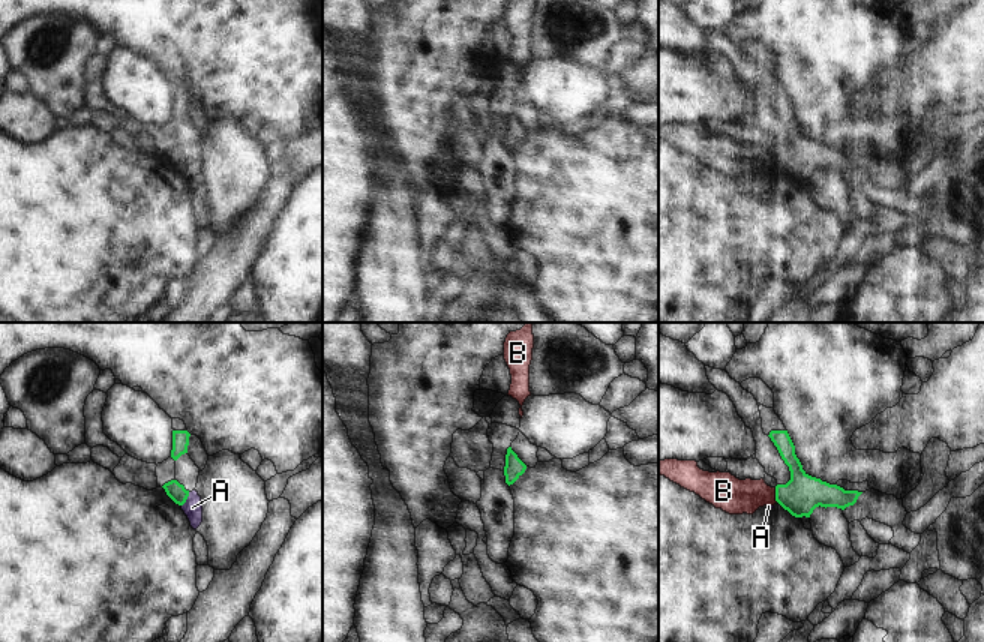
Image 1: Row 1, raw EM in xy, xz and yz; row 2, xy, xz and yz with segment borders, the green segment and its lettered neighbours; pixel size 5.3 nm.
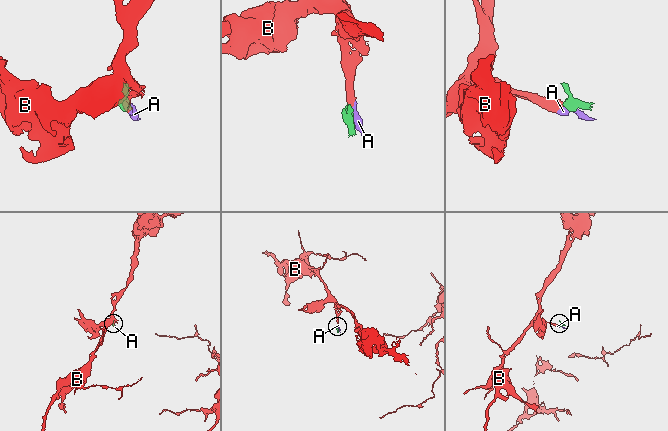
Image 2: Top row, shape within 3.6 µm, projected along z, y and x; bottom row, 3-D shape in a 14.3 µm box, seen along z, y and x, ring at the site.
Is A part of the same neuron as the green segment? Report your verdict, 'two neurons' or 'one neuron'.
two neurons

